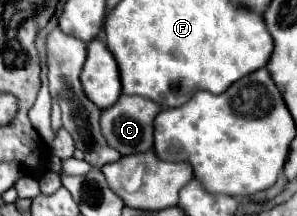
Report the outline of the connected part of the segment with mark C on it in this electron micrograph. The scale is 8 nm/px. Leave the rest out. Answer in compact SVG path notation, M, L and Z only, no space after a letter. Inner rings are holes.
M123 94L117 100L117 104L103 110L103 114L101 114L101 130L103 130L107 144L111 148L119 150L123 156L151 150L153 148L153 120L159 112L161 112L161 106L153 104L153 100L147 100L143 96Z

